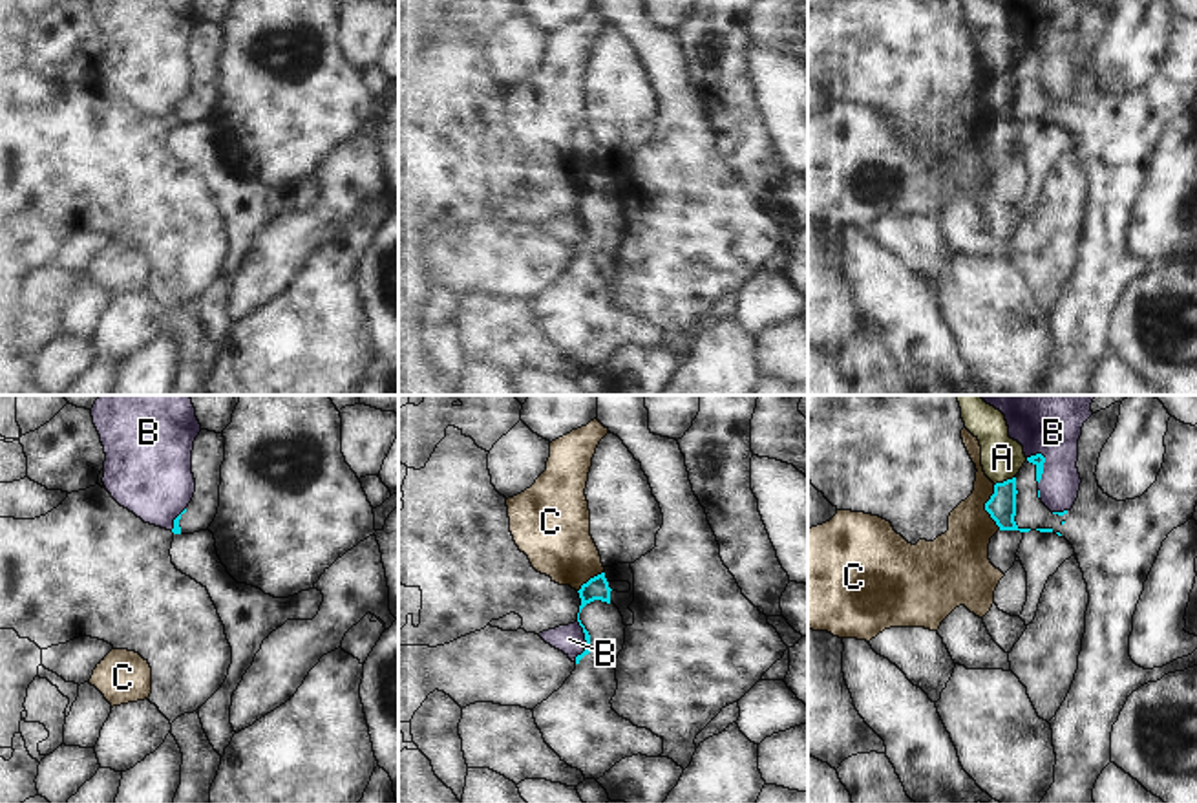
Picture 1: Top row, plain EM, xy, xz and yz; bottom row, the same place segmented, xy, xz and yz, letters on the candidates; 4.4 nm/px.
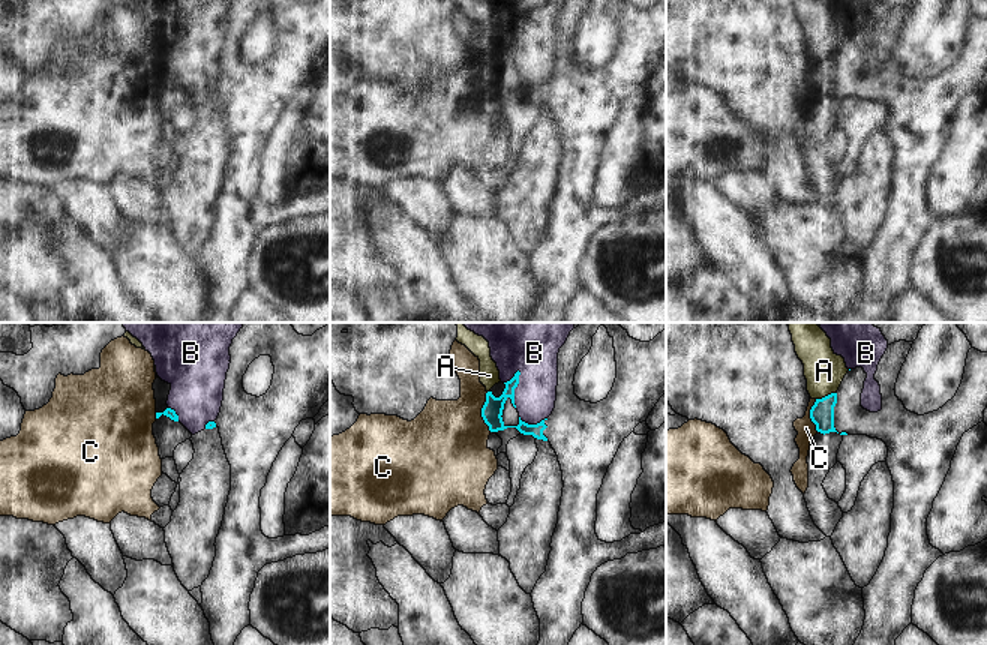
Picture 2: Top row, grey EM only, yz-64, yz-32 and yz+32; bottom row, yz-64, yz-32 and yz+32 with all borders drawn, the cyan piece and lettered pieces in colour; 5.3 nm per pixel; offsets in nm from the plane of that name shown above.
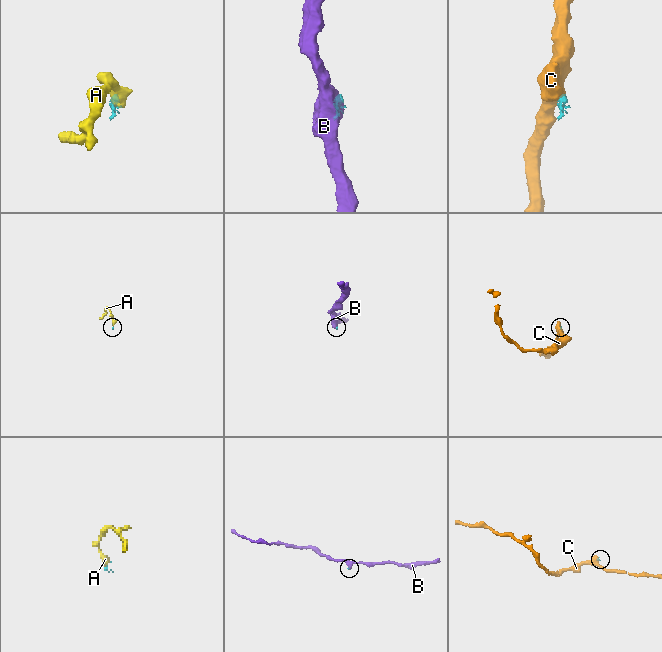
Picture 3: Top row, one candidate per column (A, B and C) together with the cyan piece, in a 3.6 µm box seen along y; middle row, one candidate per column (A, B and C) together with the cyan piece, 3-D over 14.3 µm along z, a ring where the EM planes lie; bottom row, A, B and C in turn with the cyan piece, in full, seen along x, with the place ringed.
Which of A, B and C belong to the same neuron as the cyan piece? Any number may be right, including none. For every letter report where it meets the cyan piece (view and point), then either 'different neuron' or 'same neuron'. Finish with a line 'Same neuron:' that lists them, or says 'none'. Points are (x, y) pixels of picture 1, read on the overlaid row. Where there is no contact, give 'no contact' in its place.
A: yz (1004, 481) | same neuron
B: yz (1042, 467) | different neuron
C: yz (985, 507) | different neuron
Same neuron: A

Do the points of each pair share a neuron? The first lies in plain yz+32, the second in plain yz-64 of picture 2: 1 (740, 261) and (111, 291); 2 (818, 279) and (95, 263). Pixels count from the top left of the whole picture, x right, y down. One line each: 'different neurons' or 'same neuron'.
1: same neuron
2: different neurons

